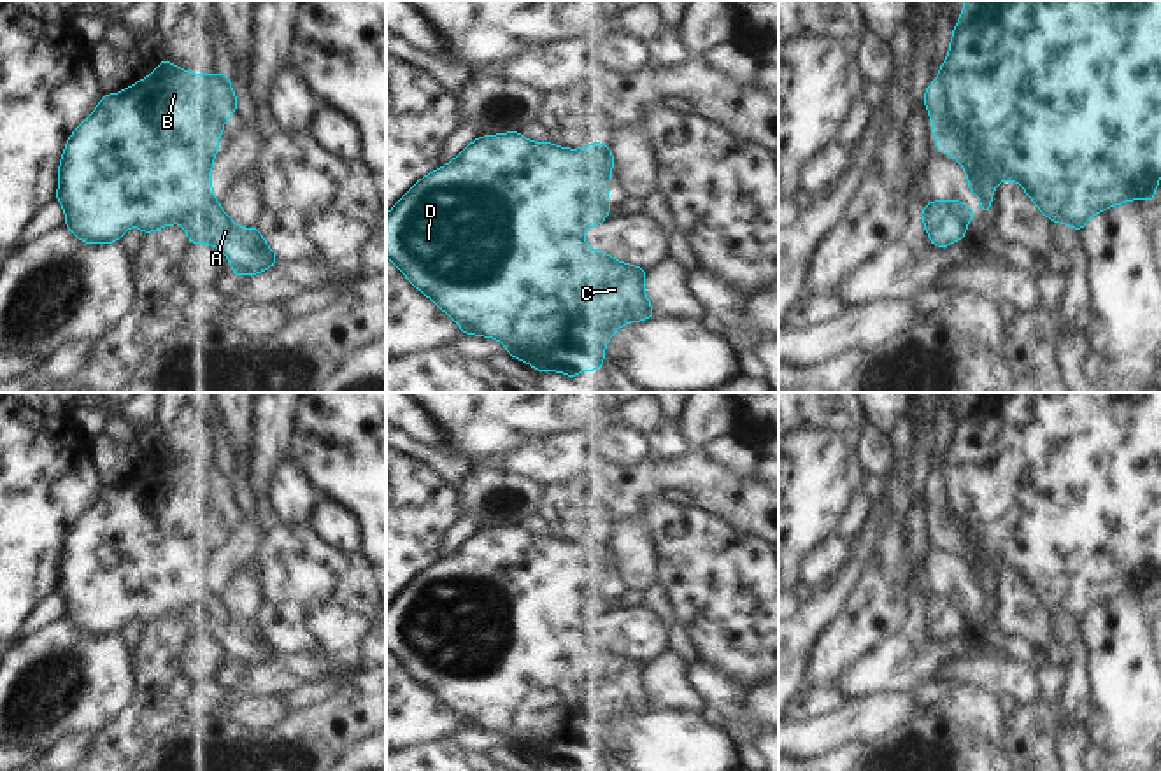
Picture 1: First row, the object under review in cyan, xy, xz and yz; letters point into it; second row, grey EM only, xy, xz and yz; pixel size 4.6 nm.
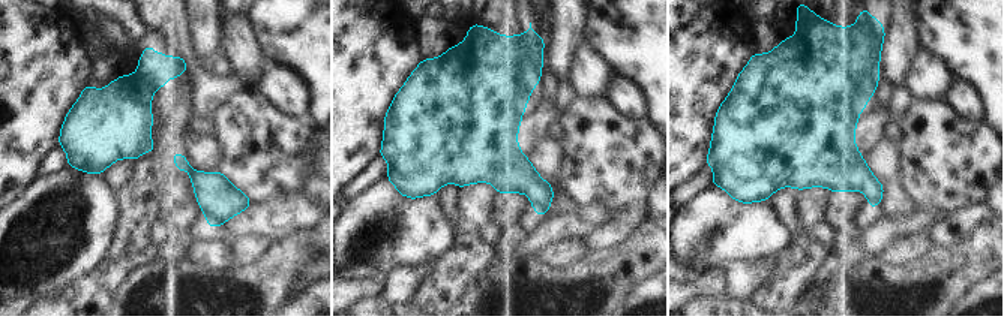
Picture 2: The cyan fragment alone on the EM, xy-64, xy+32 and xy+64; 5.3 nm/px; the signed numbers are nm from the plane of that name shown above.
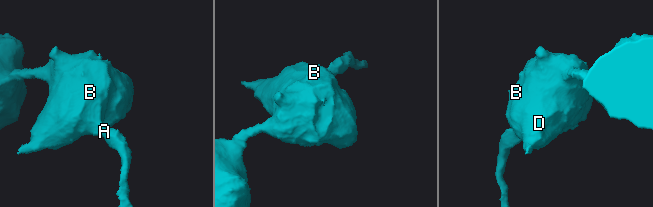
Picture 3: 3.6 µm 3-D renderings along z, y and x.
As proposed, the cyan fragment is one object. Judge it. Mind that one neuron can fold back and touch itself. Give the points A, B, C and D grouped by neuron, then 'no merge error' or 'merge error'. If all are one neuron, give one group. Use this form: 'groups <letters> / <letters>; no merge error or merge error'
groups A / B C D; merge error

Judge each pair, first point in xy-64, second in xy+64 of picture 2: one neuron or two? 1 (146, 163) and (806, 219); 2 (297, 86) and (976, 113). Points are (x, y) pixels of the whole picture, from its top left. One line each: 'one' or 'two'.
1: one
2: one

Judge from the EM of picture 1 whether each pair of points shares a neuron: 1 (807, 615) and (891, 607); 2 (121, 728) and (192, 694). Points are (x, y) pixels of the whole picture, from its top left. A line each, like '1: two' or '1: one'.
1: two
2: two

